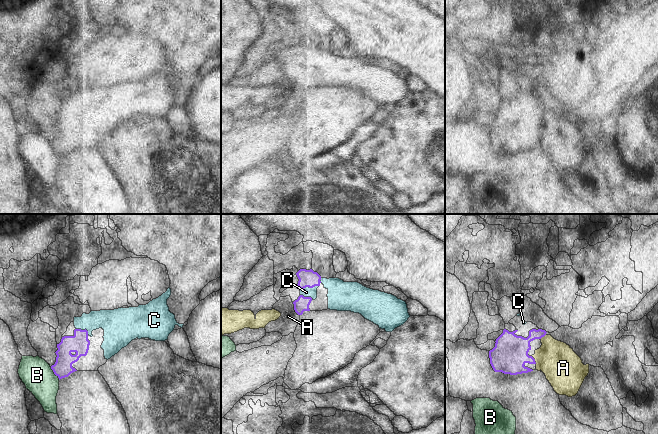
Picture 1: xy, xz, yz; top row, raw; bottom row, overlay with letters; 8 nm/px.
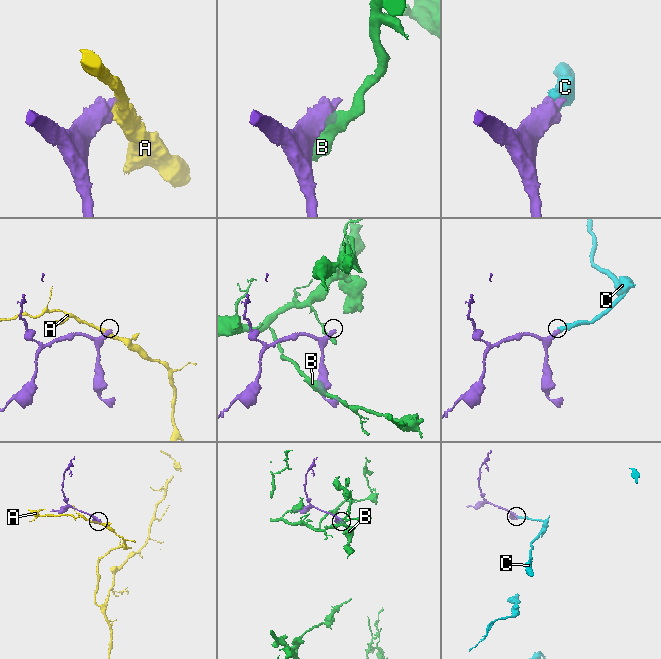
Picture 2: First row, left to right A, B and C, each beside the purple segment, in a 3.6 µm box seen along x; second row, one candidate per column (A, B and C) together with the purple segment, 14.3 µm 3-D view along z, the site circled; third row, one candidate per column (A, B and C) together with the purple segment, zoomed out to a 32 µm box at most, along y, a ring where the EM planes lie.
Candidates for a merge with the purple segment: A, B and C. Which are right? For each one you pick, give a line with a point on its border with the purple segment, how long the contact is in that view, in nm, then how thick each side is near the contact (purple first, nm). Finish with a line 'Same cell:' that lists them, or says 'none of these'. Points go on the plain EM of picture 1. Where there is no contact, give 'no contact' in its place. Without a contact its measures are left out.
C: xz (309, 63) | 160 nm | 140/80 nm
Same cell: C

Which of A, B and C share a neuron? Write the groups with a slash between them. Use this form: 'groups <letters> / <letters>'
groups A / B / C

